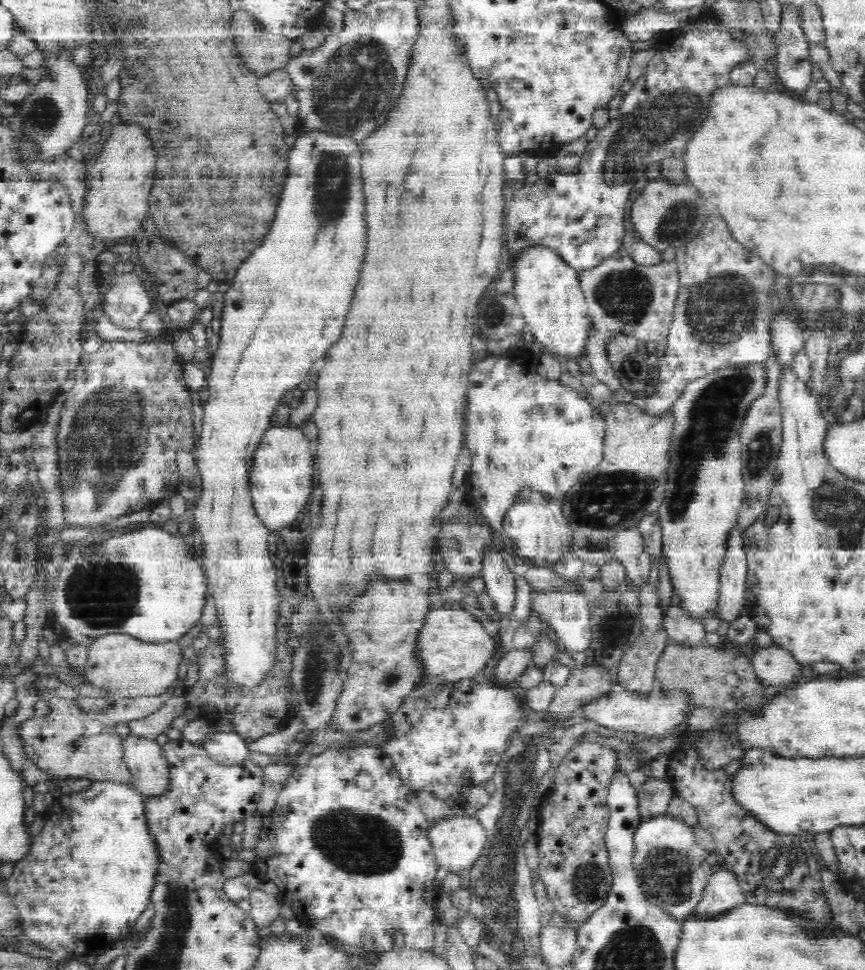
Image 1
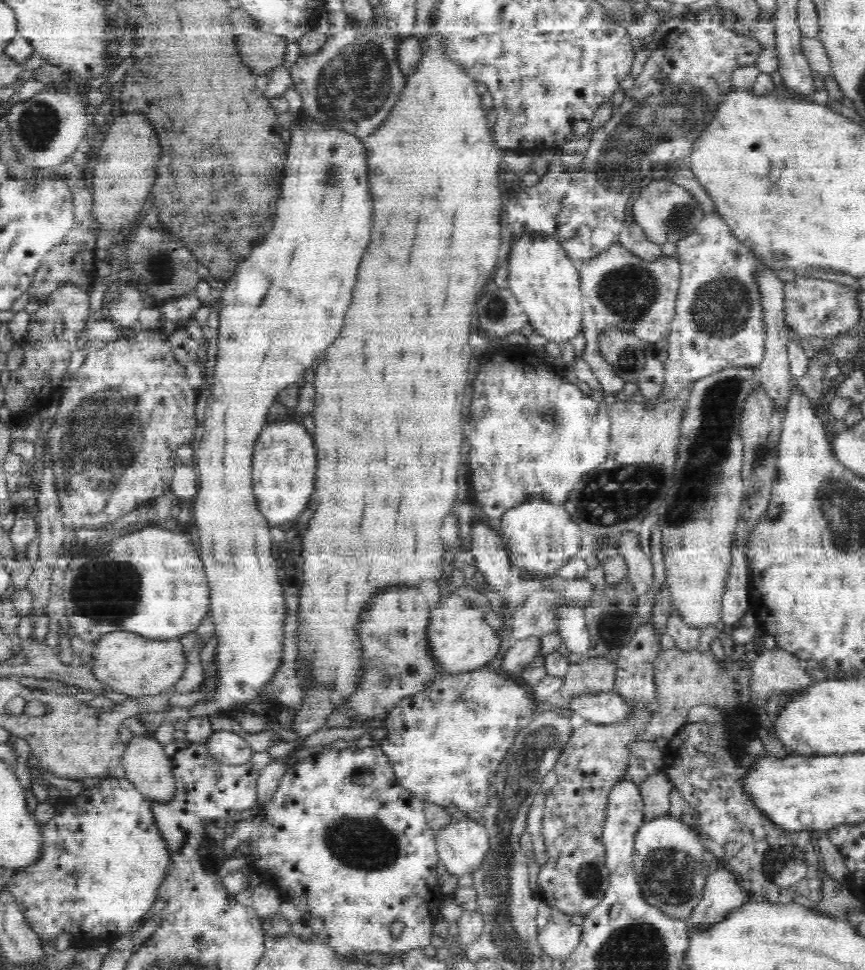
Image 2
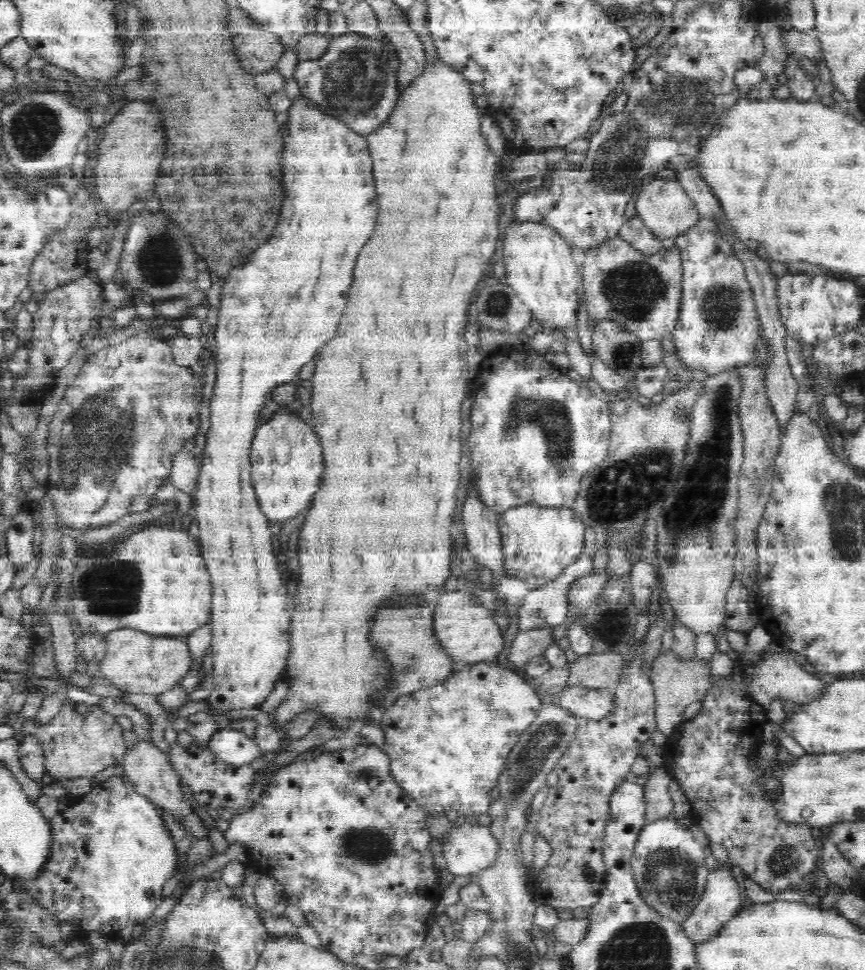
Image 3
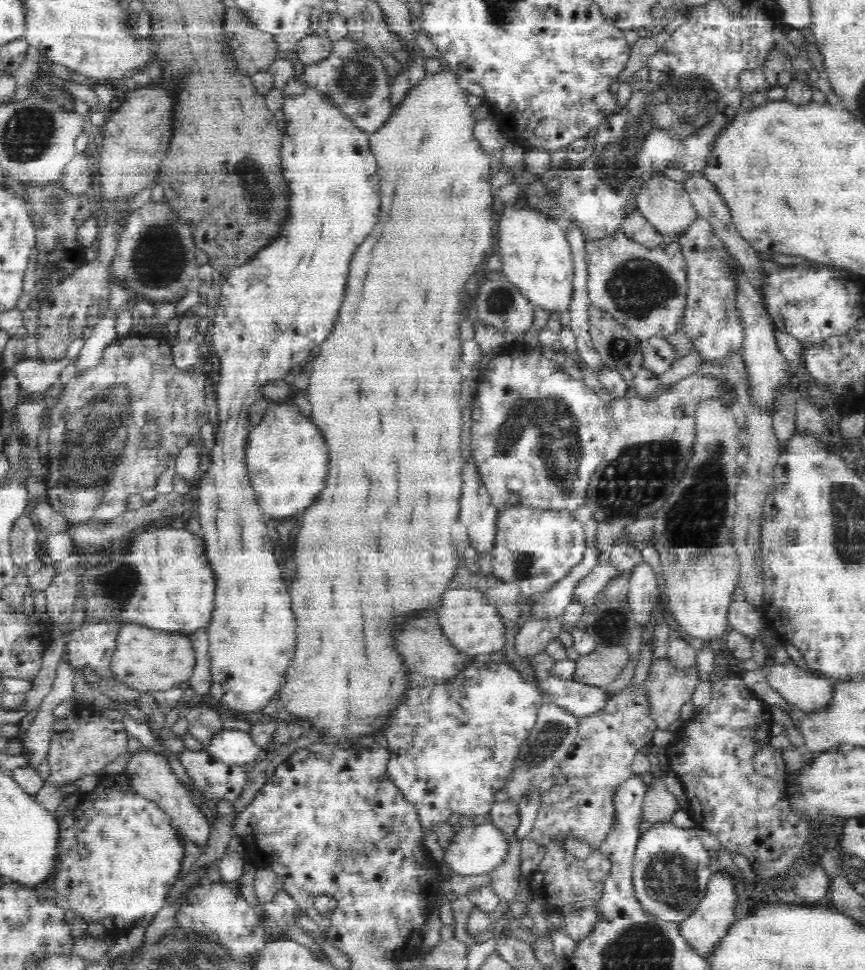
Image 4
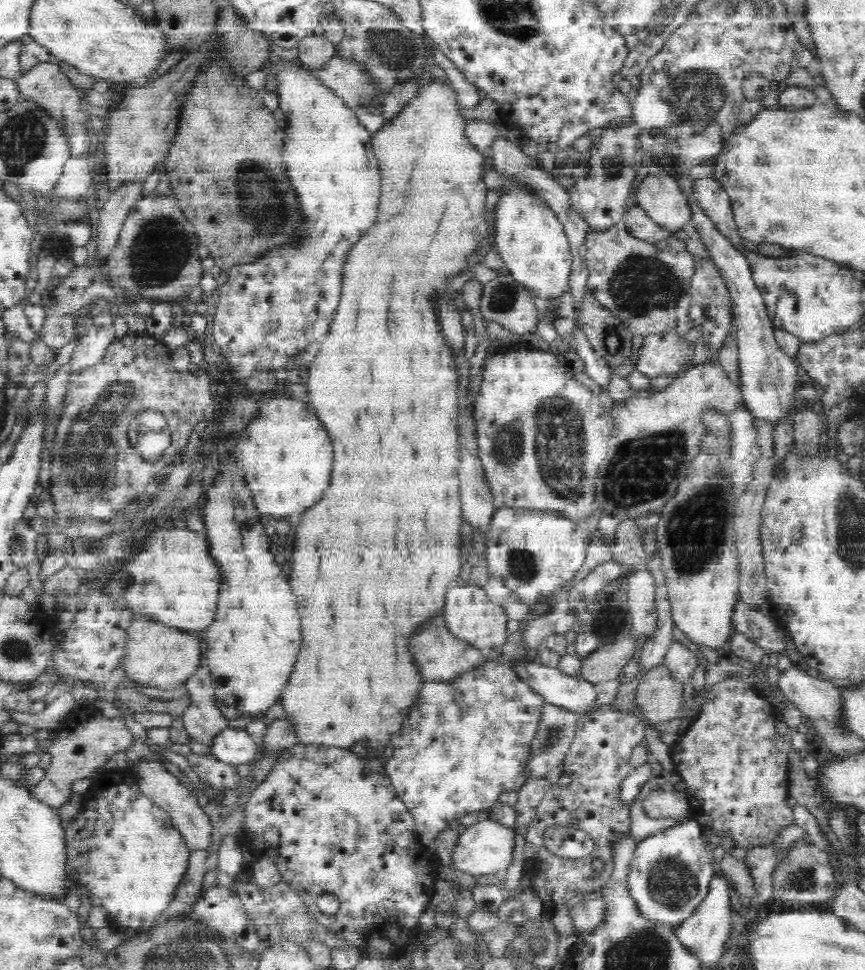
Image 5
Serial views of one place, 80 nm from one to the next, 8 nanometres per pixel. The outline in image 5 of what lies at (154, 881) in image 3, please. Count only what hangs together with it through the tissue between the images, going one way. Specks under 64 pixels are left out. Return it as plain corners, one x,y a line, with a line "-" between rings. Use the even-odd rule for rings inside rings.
138,781
96,786
84,810
80,810
71,823
64,824
64,828
69,852
70,888
77,880
80,886
85,885
92,890
92,905
105,908
109,913
109,924
140,930
152,927
163,918
188,870
192,850
173,825
170,815
144,795

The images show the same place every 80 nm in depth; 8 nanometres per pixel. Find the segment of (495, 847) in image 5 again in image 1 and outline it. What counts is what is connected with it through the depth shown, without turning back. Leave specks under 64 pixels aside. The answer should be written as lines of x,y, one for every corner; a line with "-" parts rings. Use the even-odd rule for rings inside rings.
470,812
462,816
452,816
432,825
429,830
429,837
434,845
439,866
445,866
449,872
454,873
460,872
460,870
470,870
483,855
487,845
485,828

